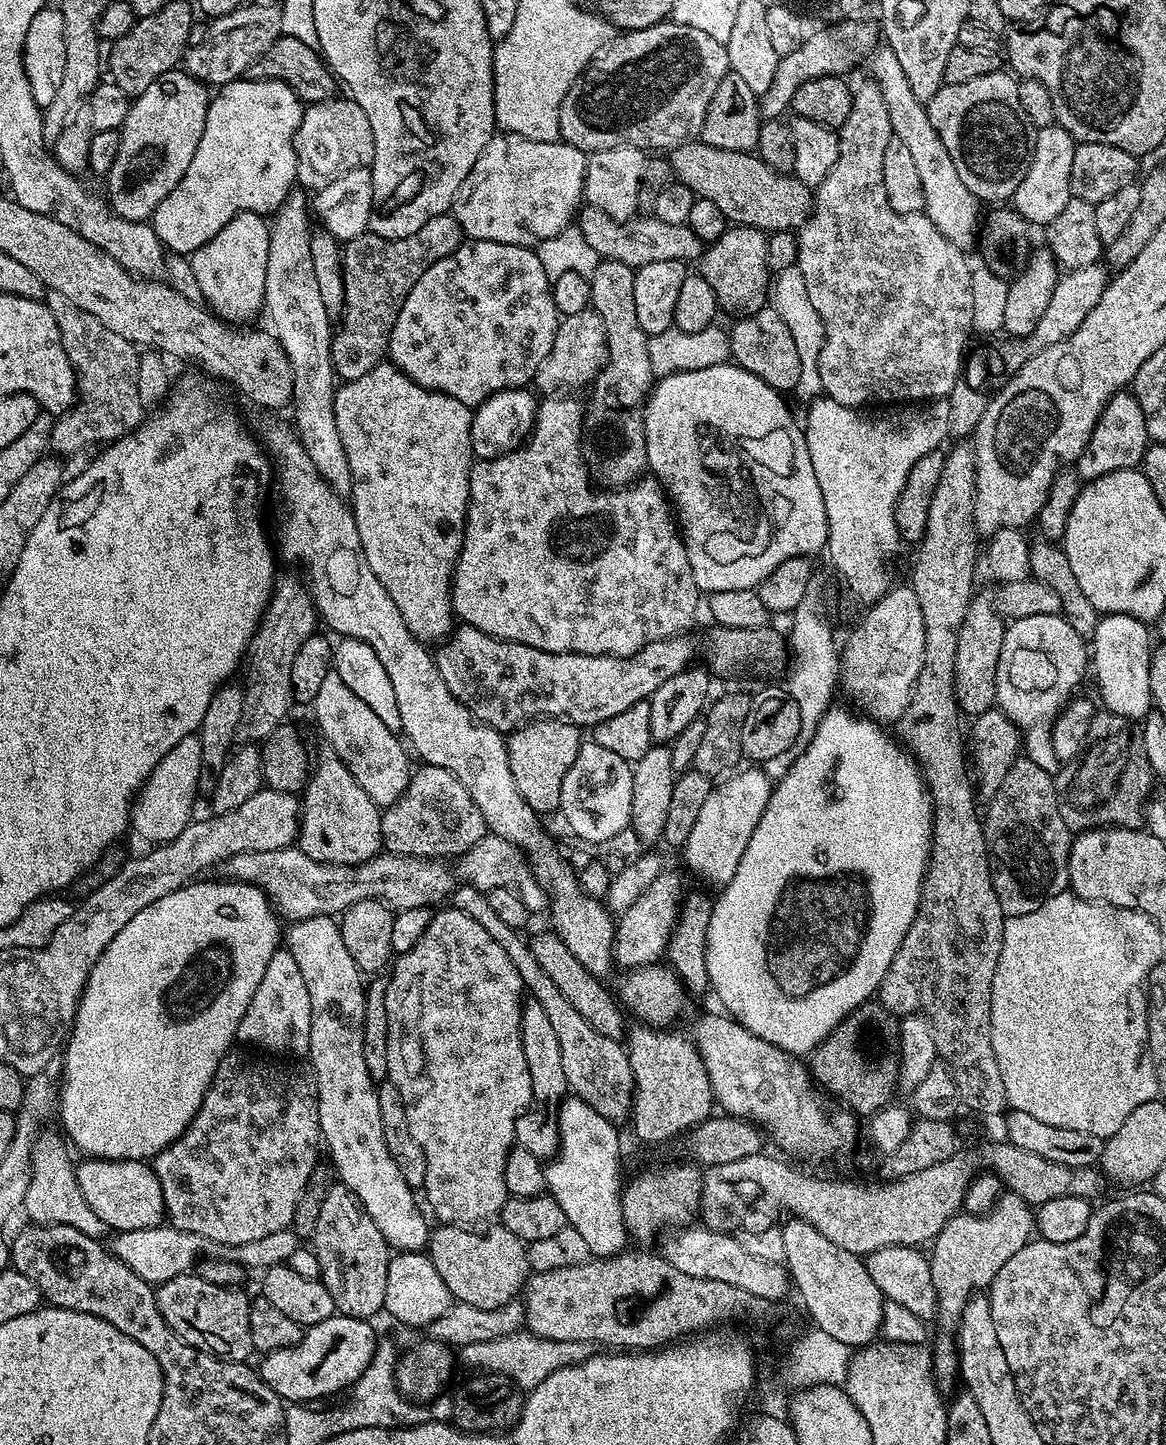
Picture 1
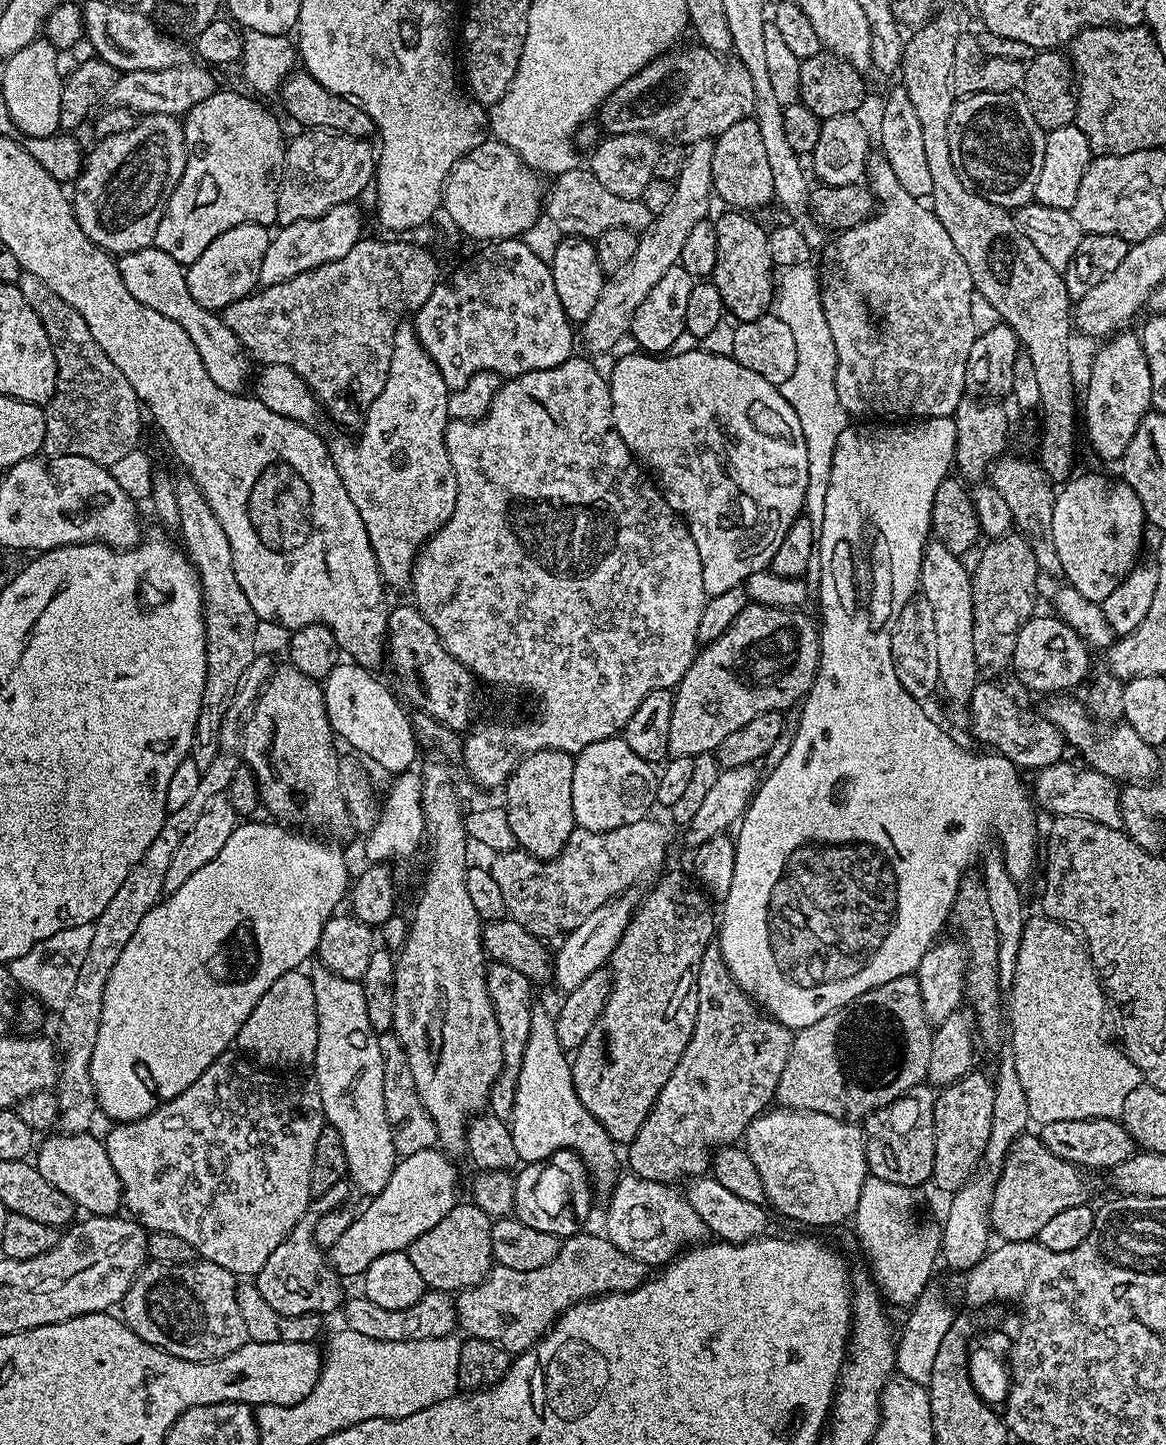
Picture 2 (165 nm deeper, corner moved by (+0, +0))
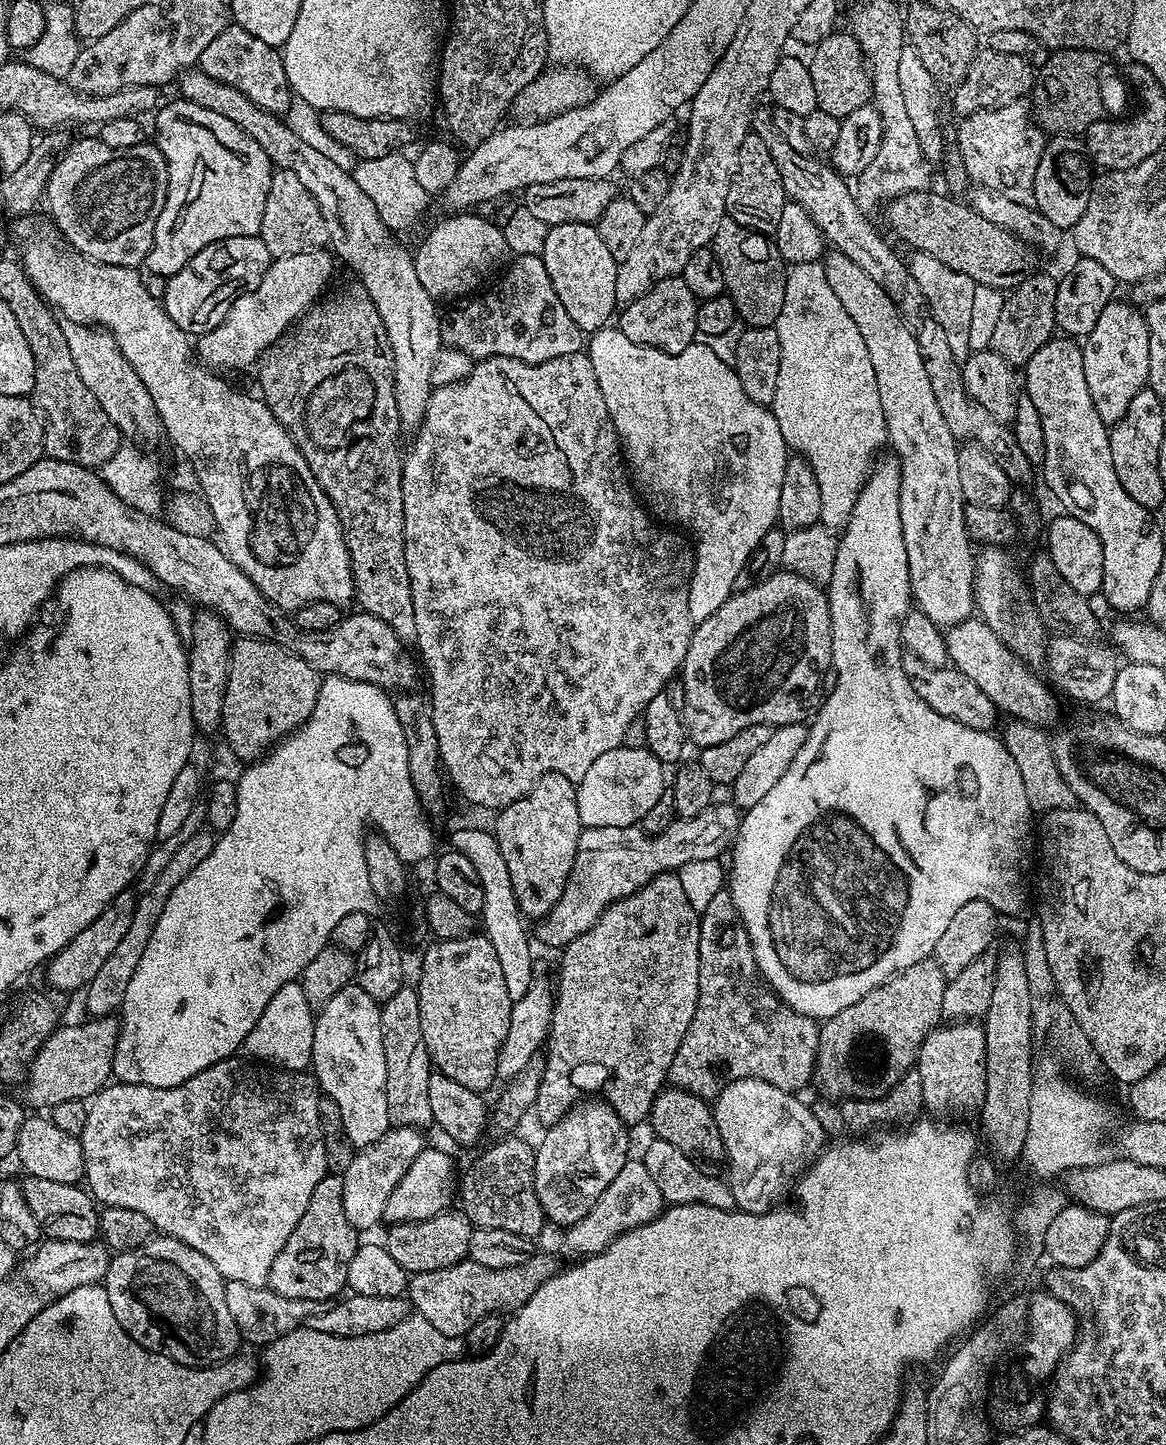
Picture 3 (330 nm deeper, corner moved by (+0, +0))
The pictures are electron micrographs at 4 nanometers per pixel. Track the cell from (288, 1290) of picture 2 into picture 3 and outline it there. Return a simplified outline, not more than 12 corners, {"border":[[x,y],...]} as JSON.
{"border":[[314,1192],[268,1275],[306,1301],[347,1287],[359,1231]]}

